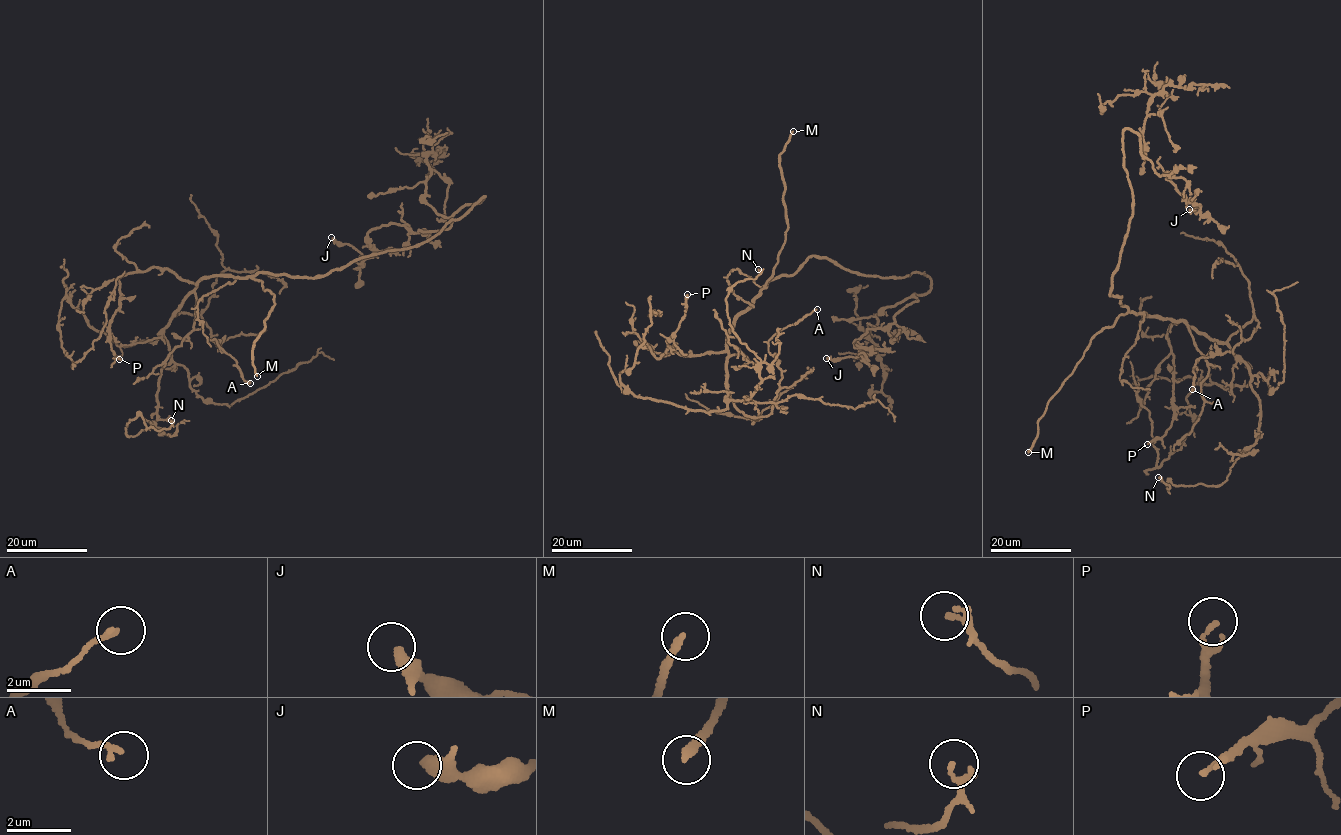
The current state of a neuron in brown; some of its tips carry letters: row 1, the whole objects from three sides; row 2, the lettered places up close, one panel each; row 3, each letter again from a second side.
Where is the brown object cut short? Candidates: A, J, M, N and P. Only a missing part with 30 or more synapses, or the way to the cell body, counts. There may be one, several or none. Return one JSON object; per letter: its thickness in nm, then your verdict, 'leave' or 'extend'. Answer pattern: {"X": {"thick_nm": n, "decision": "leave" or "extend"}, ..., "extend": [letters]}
{"A": {"thick_nm": 160, "decision": "leave"}, "J": {"thick_nm": 300, "decision": "leave"}, "M": {"thick_nm": 200, "decision": "extend"}, "N": {"thick_nm": 100, "decision": "leave"}, "P": {"thick_nm": 120, "decision": "leave"}, "extend": ["M"]}

